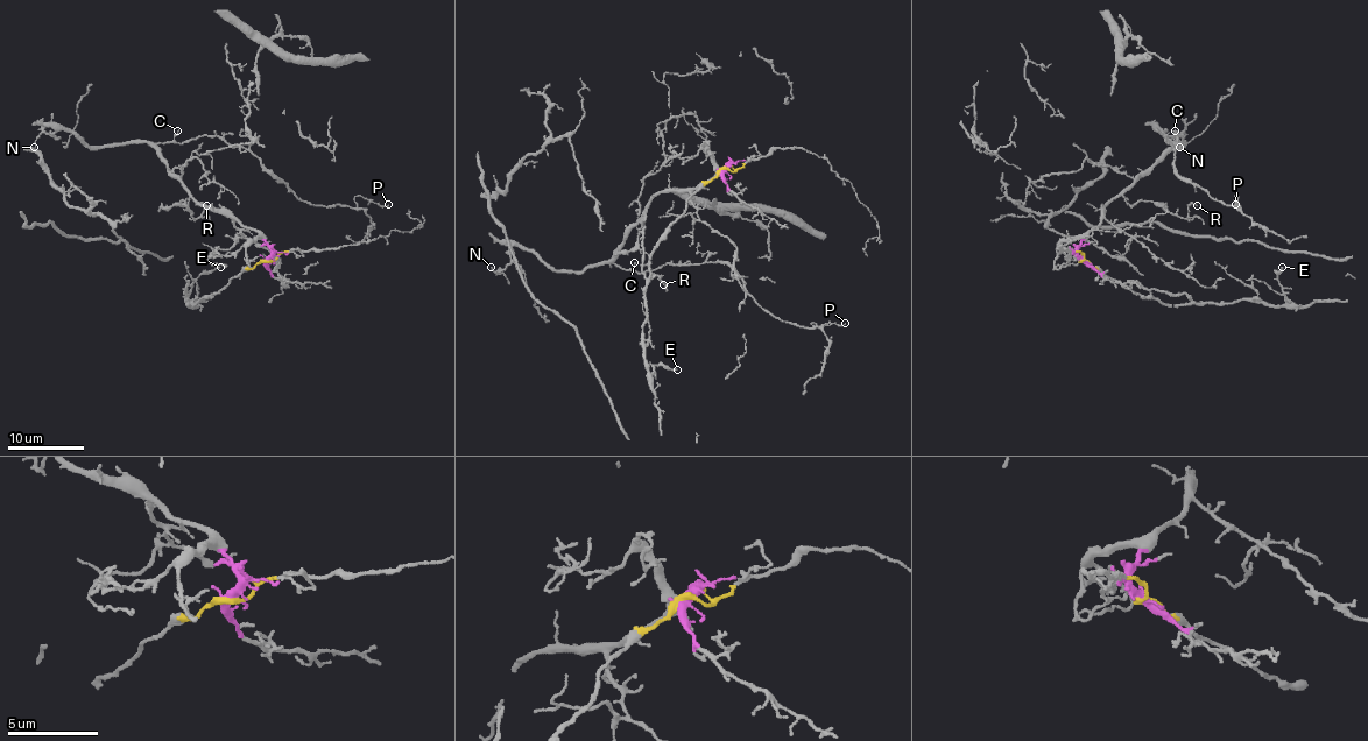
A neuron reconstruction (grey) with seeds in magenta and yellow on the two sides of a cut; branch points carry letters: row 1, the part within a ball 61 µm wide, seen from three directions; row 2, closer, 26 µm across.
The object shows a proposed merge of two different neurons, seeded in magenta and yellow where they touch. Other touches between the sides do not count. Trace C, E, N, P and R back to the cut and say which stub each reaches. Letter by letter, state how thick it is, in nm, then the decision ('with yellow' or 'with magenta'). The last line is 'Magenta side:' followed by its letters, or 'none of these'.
C: 110 nm thick; with magenta
E: 150 nm thick; with yellow
N: 110 nm thick; with magenta
P: 140 nm thick; with magenta
R: 80 nm thick; with magenta
Magenta side: C, N, P, R

